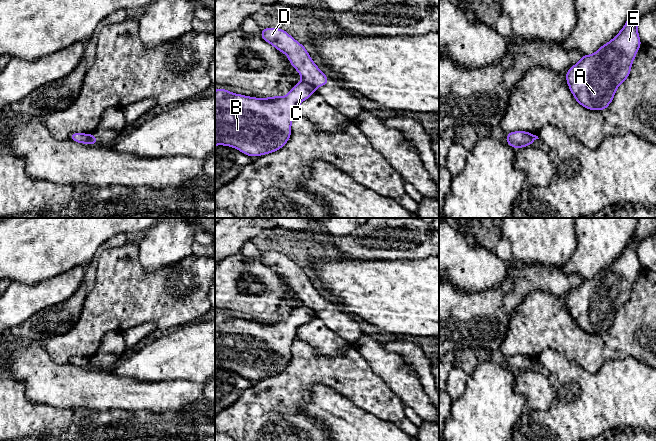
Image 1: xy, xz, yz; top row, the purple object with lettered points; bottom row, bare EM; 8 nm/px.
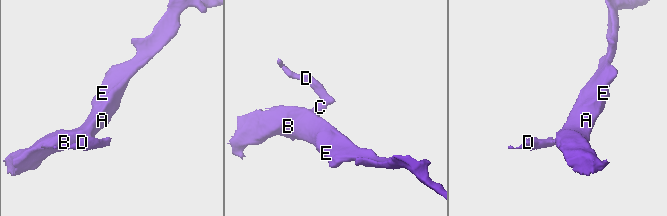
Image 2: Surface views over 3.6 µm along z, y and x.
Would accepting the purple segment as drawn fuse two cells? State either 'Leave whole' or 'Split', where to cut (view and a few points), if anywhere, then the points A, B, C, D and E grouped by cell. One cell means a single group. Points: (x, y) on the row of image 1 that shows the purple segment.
Split. Split along xz (303, 80), (315, 88). Groups: A B C E / D

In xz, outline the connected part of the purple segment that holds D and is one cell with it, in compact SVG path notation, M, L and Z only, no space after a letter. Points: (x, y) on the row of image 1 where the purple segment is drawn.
M262 28L261 38L280 52L286 54L290 64L298 71L304 82L315 89L328 83L329 78L320 71L306 48L280 28Z

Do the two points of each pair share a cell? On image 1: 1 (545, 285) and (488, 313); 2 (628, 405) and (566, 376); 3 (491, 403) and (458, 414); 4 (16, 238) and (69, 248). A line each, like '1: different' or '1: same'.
1: same
2: same
3: same
4: same

